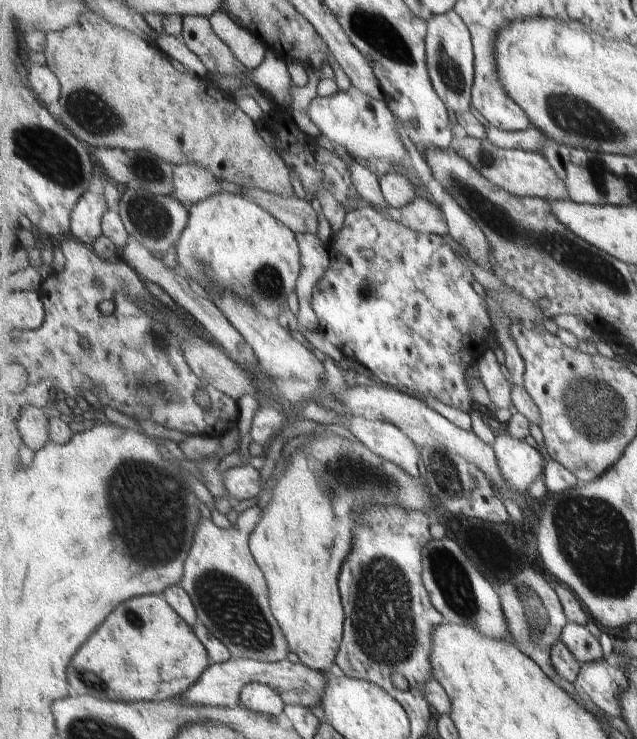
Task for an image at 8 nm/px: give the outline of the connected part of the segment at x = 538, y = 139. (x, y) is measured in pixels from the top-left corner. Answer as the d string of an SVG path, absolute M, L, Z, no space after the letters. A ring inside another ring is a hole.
M489 121L485 122L488 139L502 149L523 149L543 153L548 146L548 136L537 127L526 131L504 131Z

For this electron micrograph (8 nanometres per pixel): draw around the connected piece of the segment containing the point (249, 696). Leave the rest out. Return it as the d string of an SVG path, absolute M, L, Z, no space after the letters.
M262 682L246 683L241 690L242 705L260 715L269 715L283 720L284 707L282 696L274 688Z

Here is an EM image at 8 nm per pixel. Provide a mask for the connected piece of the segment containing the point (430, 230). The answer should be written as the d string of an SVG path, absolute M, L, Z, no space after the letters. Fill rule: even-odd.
M417 196L408 207L396 209L390 206L385 212L389 212L391 219L395 219L417 232L441 236L450 234L447 217L442 208L425 198Z

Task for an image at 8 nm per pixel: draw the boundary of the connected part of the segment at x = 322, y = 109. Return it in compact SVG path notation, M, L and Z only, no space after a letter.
M352 86L331 96L316 98L307 110L309 119L319 128L319 132L333 144L342 146L351 158L363 160L378 159L388 161L391 166L401 164L411 167L406 144L397 128L394 112L385 99L367 96L362 90Z

